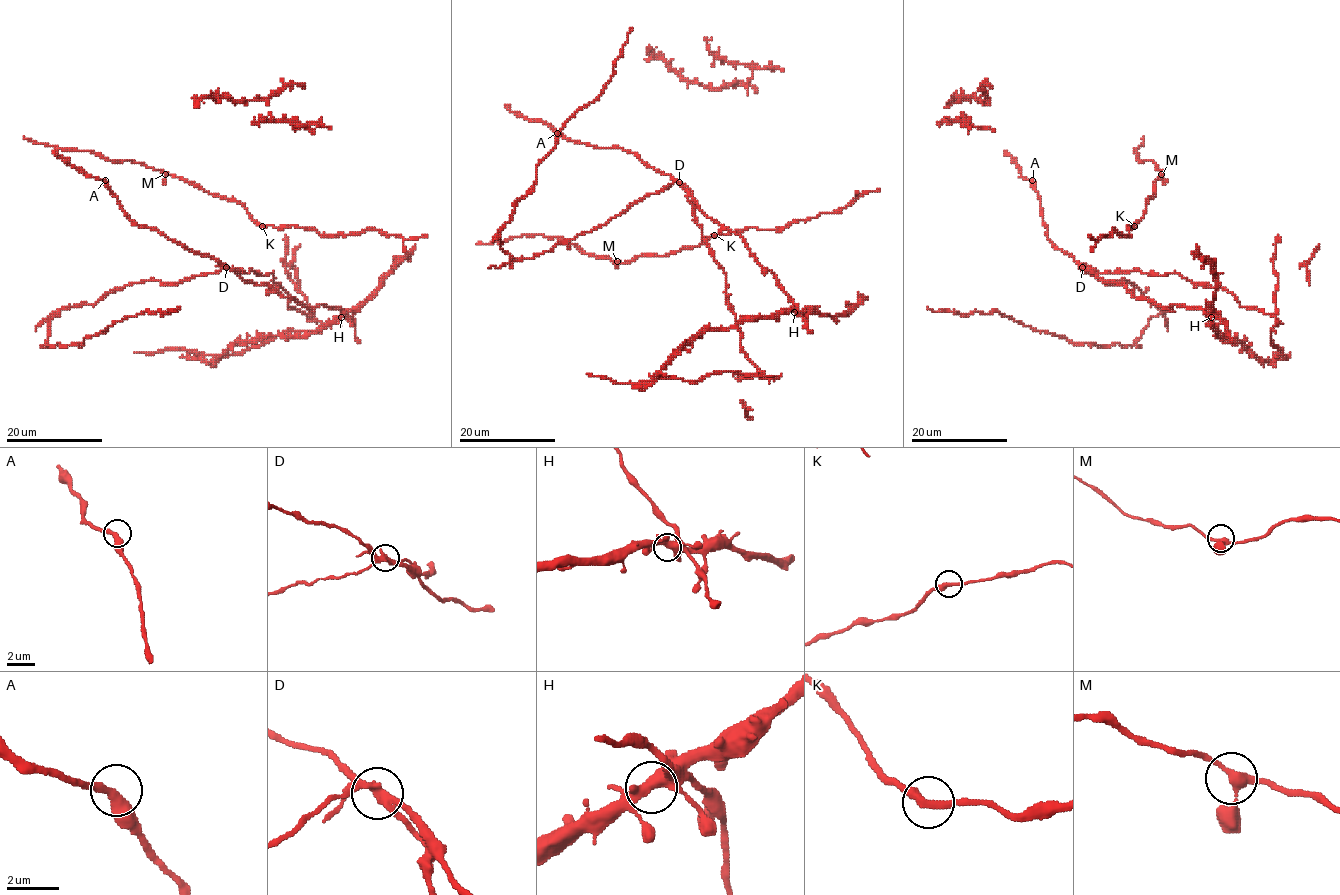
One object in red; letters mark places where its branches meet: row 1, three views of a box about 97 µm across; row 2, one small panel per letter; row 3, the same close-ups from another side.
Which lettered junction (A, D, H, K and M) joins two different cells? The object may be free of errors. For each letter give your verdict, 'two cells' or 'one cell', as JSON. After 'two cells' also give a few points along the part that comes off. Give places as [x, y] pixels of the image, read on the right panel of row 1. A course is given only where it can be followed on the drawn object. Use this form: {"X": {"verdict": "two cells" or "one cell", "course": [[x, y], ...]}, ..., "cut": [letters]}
{"A": {"verdict": "one cell"}, "D": {"verdict": "two cells", "course": [[1082, 266], [1106, 283], [1131, 282], [1162, 311], [1134, 346], [1072, 343], [994, 311], [928, 307]]}, "H": {"verdict": "one cell"}, "K": {"verdict": "one cell"}, "M": {"verdict": "one cell"}, "cut": ["D"]}

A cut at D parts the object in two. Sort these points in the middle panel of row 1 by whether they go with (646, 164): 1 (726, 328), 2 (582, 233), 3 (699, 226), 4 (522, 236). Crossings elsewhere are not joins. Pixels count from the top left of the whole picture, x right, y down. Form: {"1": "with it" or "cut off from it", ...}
{"1": "with it", "2": "cut off from it", "3": "cut off from it", "4": "with it"}

